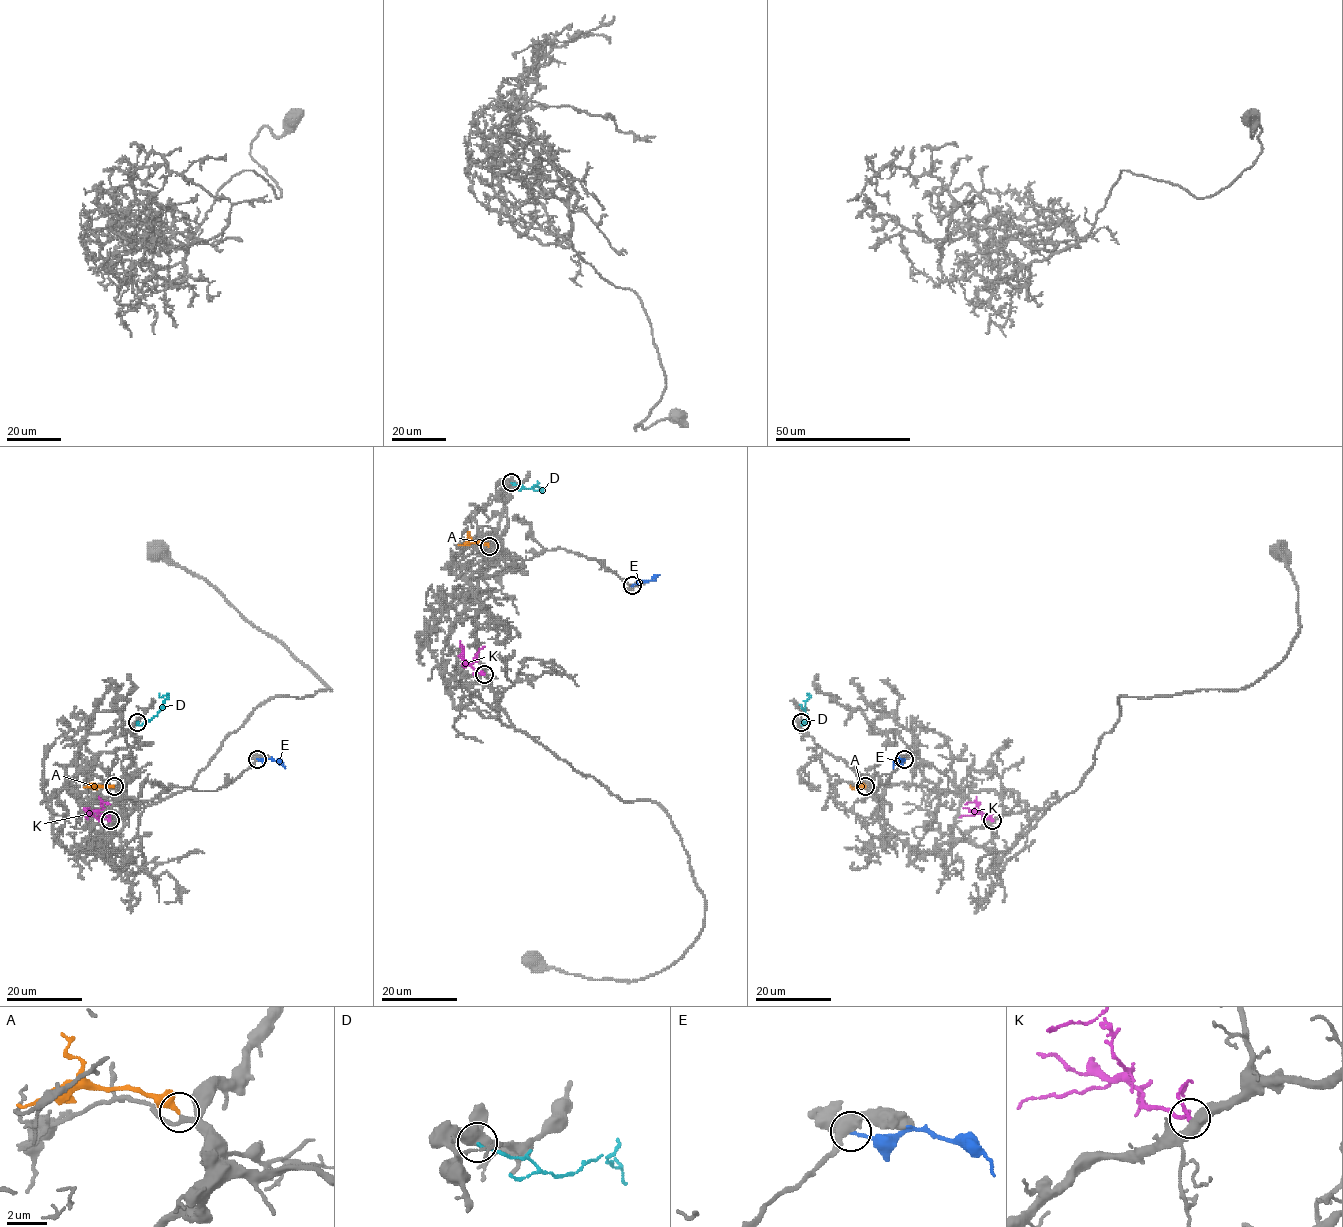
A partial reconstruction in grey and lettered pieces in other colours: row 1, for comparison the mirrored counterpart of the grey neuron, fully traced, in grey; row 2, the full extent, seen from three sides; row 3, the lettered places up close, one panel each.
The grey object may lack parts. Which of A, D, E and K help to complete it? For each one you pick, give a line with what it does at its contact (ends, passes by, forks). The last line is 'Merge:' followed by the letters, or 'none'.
A: It ends there
K: It passes by
Merge: A, K

